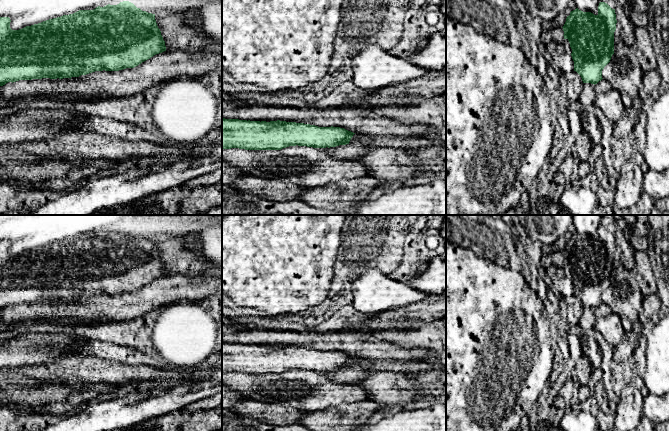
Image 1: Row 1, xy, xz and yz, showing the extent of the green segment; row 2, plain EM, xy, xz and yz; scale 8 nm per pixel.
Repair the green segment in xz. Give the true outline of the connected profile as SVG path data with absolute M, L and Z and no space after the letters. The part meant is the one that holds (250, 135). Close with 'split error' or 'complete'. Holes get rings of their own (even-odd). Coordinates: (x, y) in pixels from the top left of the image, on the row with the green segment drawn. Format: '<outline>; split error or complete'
M222 118L222 148L281 150L289 146L330 148L349 144L355 133L340 127L286 121L250 121Z; complete

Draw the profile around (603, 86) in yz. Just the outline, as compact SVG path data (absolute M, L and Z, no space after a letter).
M602 79L597 84L595 84L596 94L606 93L606 92L610 91L611 89L612 89L611 84L604 79Z

